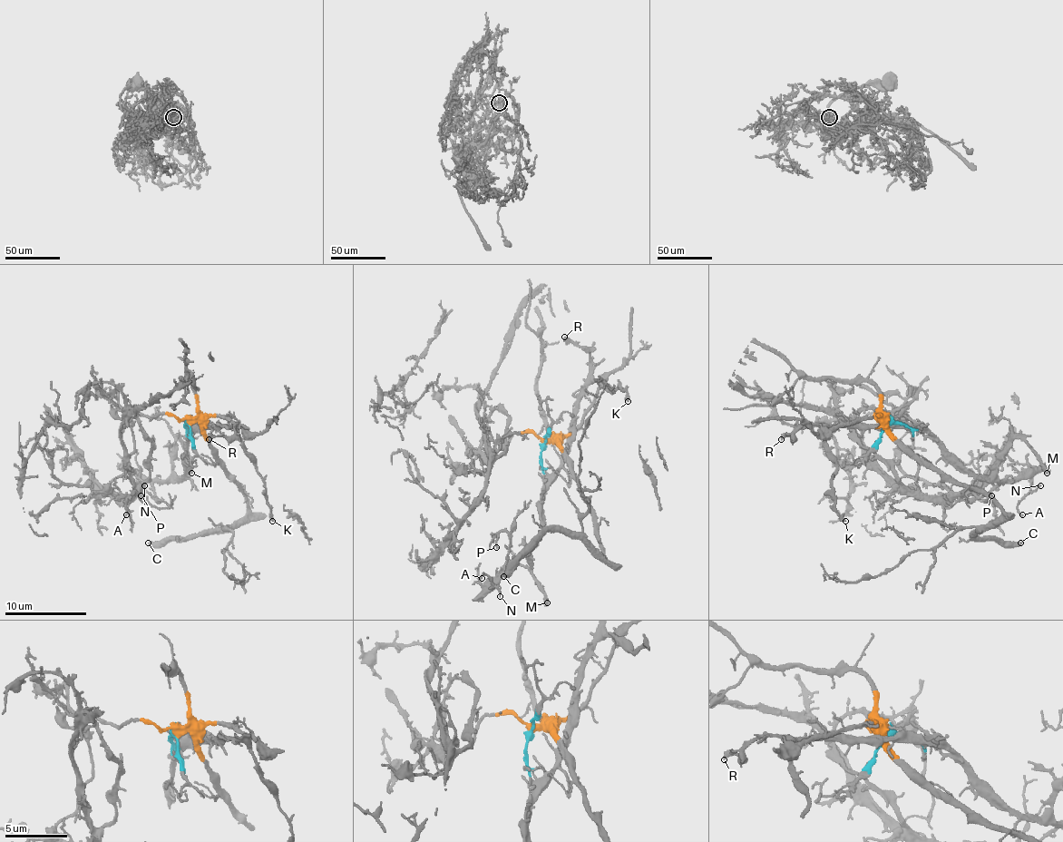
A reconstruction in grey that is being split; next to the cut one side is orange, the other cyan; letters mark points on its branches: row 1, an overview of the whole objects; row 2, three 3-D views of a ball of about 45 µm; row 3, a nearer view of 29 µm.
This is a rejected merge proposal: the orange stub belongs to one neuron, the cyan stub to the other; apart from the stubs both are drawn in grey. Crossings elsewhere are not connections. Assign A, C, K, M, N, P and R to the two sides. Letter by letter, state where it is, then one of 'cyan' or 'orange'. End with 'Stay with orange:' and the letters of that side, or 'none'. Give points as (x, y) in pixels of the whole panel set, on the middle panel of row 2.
A: at (482, 578); cyan
C: at (503, 576); orange
K: at (628, 401); cyan
M: at (547, 602); cyan
N: at (500, 596); cyan
P: at (496, 547); cyan
R: at (564, 337); cyan
Stay with orange: C

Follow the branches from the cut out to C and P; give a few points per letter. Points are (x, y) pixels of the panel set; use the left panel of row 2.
C: (188, 421), (199, 424), (200, 432), (220, 458), (223, 466), (237, 483), (248, 513), (223, 529), (148, 543)
P: (188, 421), (186, 472), (156, 480), (153, 494), (143, 491), (141, 494)

